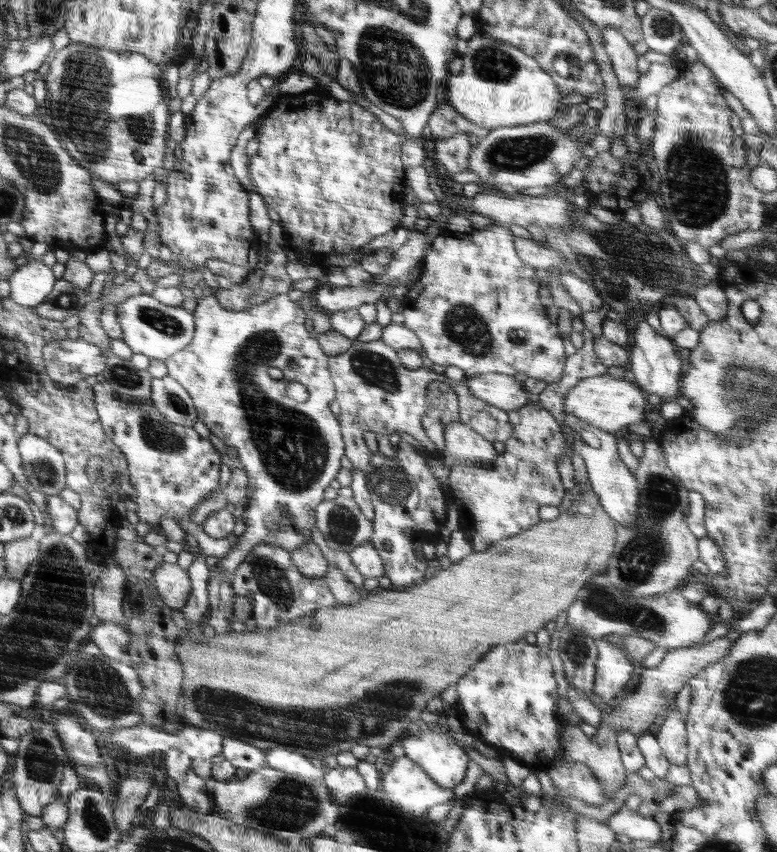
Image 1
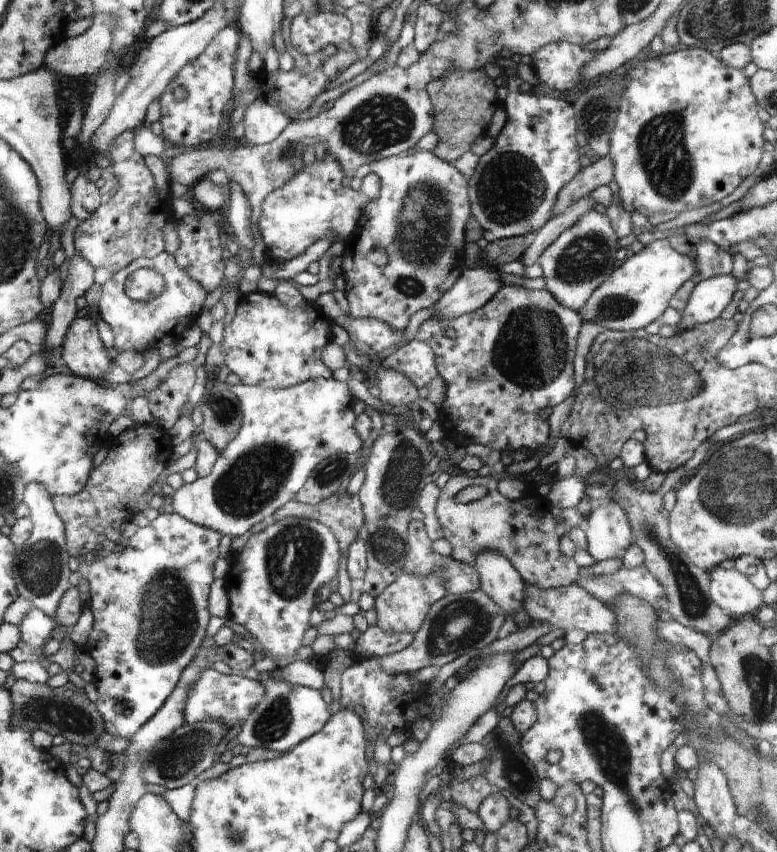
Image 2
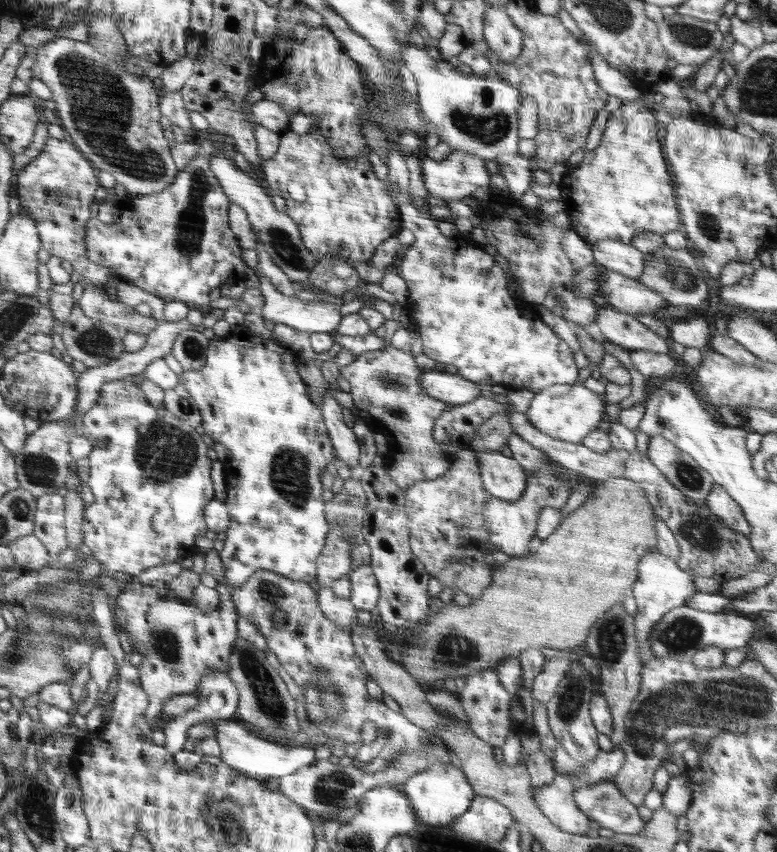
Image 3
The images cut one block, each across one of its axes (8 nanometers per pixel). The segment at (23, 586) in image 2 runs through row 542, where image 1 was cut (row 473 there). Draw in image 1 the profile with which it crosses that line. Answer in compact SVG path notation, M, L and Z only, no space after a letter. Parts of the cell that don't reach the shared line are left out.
M30 432L18 437L27 484L47 496L59 496L66 484L63 454L45 438Z

